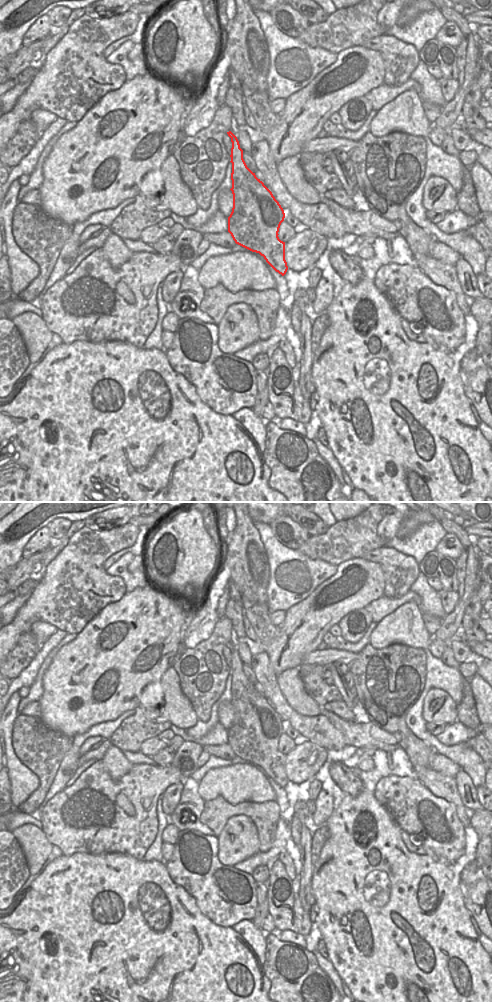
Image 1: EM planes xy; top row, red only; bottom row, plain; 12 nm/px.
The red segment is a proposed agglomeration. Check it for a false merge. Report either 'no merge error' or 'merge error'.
no merge error

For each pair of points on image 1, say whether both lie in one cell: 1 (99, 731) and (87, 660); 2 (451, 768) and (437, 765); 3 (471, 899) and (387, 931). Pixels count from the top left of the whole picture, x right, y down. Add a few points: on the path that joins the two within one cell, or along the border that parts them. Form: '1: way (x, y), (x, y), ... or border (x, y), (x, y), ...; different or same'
1: border (120, 715), (115, 719), (96, 723), (77, 735); different
2: way (448, 767), (440, 765); same
3: border (463, 898), (465, 907), (471, 913); different

